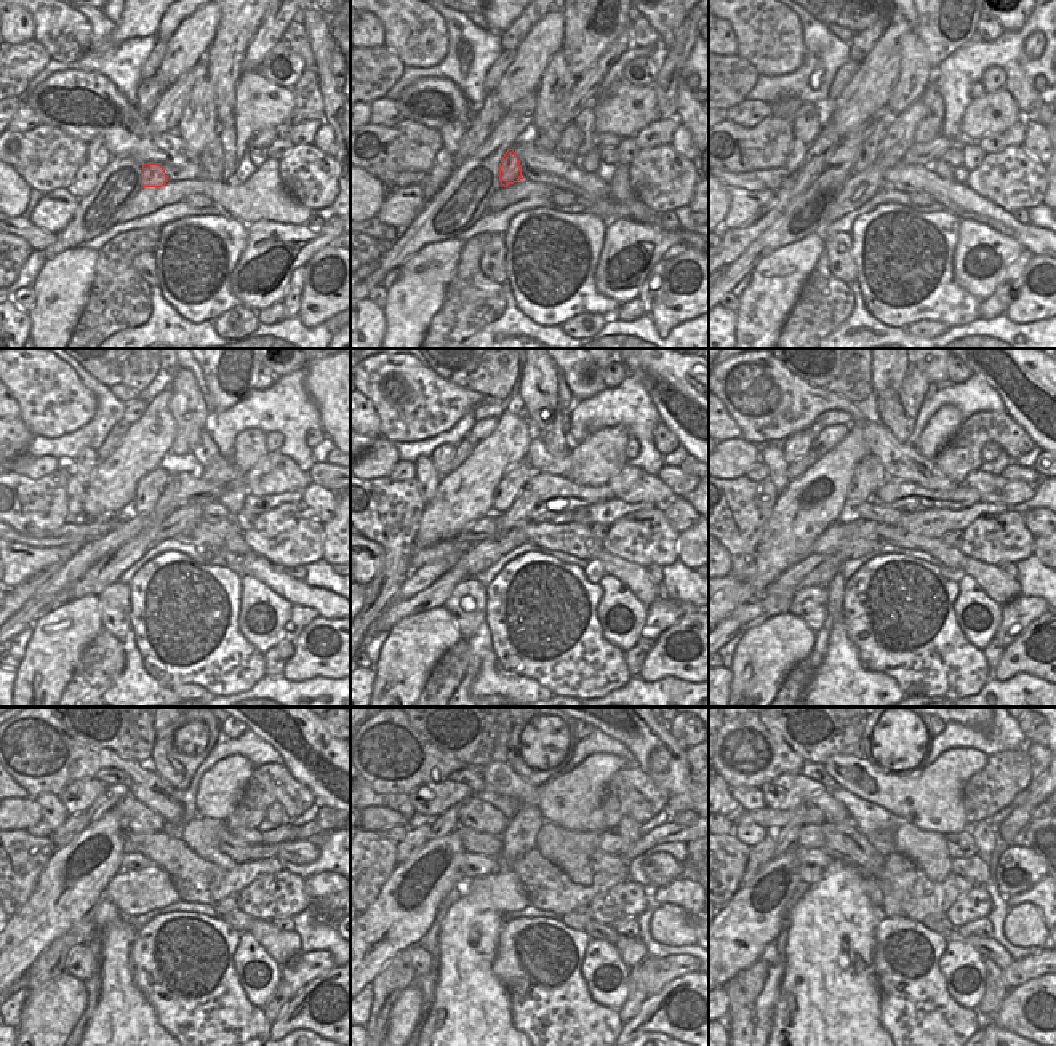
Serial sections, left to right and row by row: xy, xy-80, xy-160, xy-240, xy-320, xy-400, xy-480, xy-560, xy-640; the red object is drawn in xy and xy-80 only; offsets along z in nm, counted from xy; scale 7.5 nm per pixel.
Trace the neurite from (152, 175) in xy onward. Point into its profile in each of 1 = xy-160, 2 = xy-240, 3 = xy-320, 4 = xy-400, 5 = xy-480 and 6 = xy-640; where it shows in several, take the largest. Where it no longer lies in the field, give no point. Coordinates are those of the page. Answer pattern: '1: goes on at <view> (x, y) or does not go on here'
1: goes on at xy-160 (876, 131)
2: goes on at xy-240 (151, 487)
3: goes on at xy-320 (509, 487)
4: goes on at xy-400 (869, 474)
5: goes on at xy-480 (141, 819)
6: goes on at xy-640 (824, 802)

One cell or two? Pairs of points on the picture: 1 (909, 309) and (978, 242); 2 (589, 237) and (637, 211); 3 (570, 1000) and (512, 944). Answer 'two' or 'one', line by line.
1: two
2: two
3: one

